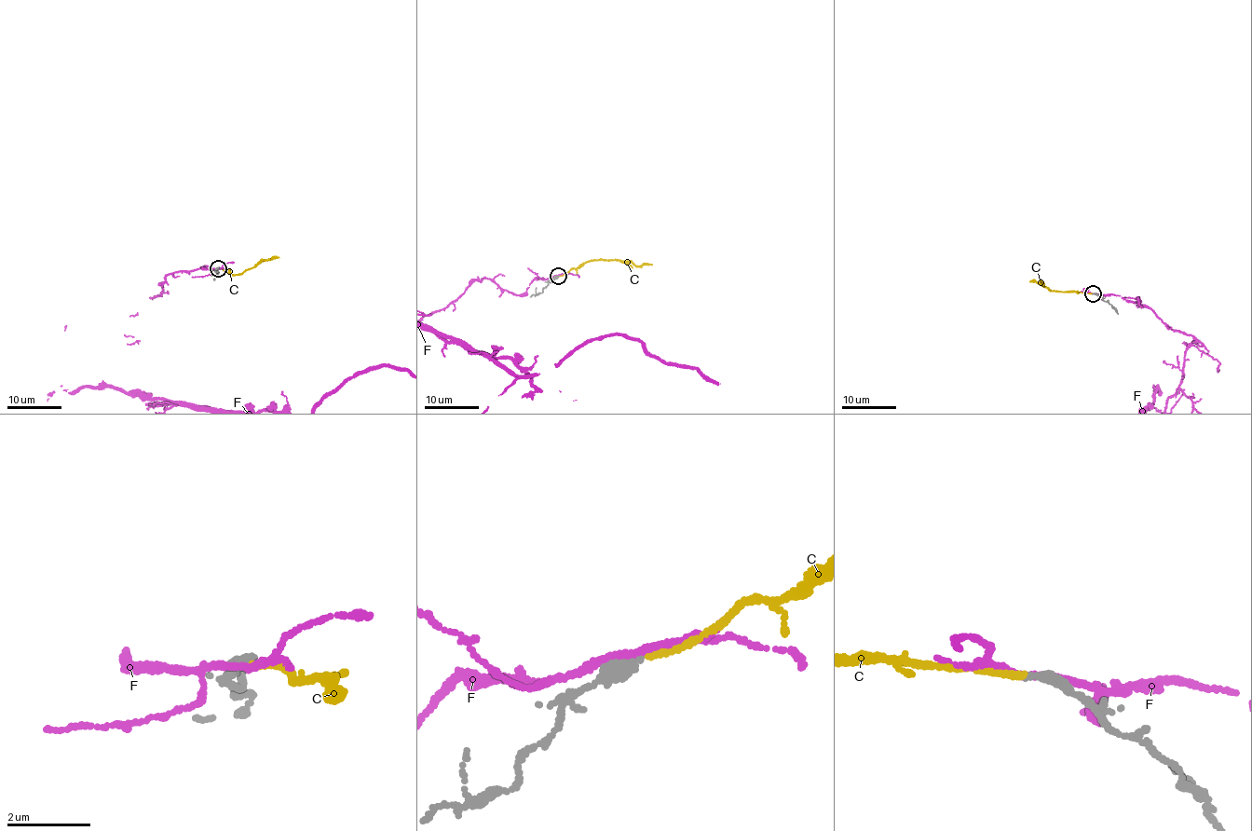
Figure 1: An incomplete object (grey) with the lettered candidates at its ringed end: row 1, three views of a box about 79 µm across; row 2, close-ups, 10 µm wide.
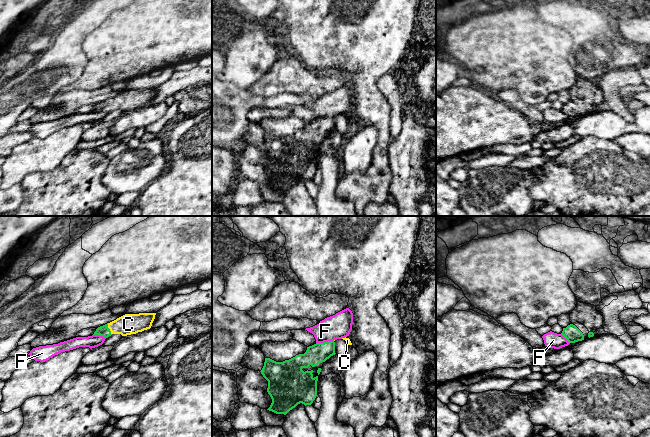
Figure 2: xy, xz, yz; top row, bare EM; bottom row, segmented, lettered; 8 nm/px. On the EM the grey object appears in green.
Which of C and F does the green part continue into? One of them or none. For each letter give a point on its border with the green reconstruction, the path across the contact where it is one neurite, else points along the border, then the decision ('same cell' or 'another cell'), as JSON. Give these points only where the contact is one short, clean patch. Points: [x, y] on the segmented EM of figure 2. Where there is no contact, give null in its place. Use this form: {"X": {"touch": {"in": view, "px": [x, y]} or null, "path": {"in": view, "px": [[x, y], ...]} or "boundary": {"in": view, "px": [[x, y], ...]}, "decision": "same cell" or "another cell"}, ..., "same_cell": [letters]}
{"C": {"touch": {"in": "xy", "px": [109, 329]}, "path": {"in": "xy", "px": [[104, 331], [109, 329], [128, 324]]}, "decision": "same cell"}, "F": {"touch": {"in": "xz", "px": [324, 342]}, "decision": "another cell"}, "same_cell": ["C"]}

